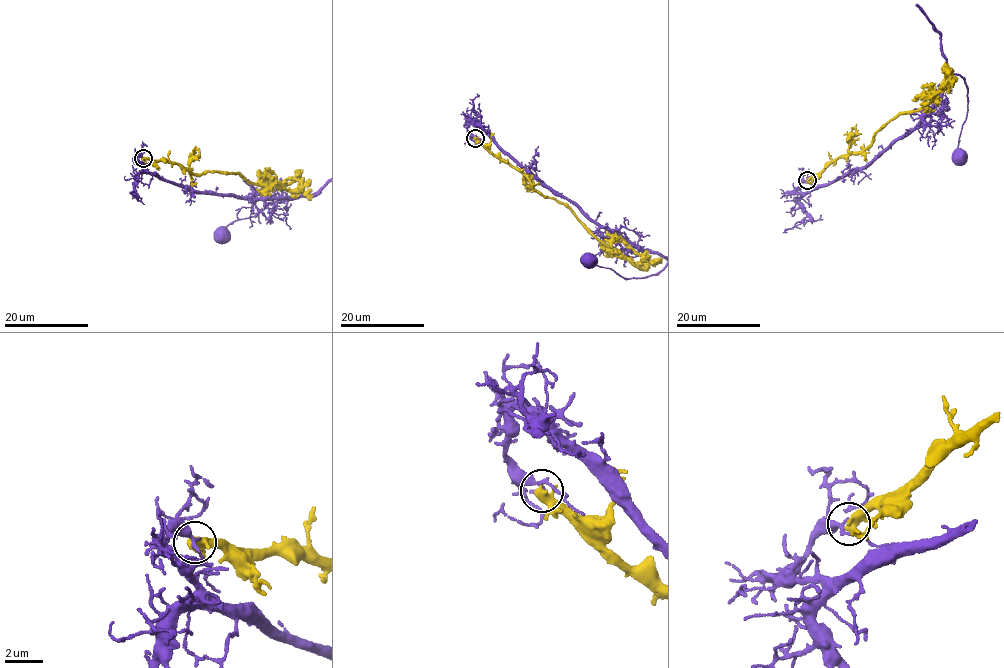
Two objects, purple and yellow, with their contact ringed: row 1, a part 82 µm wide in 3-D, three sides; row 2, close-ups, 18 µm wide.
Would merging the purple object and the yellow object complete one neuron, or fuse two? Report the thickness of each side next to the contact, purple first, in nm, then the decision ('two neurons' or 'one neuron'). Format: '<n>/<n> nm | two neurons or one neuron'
180/400 nm | two neurons

